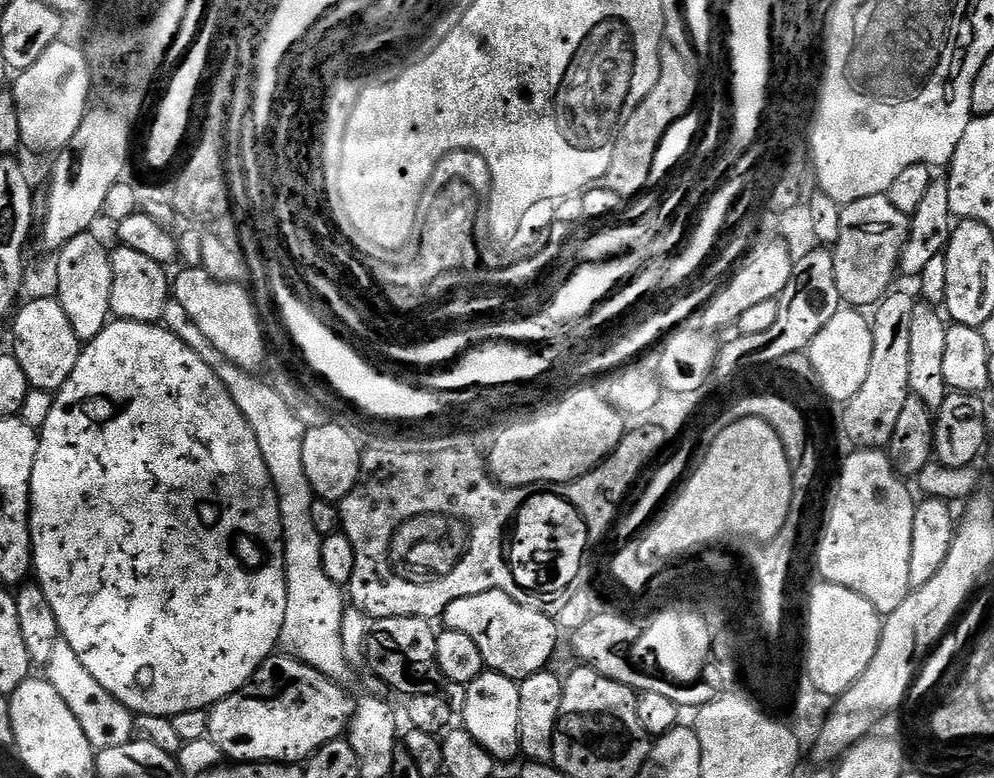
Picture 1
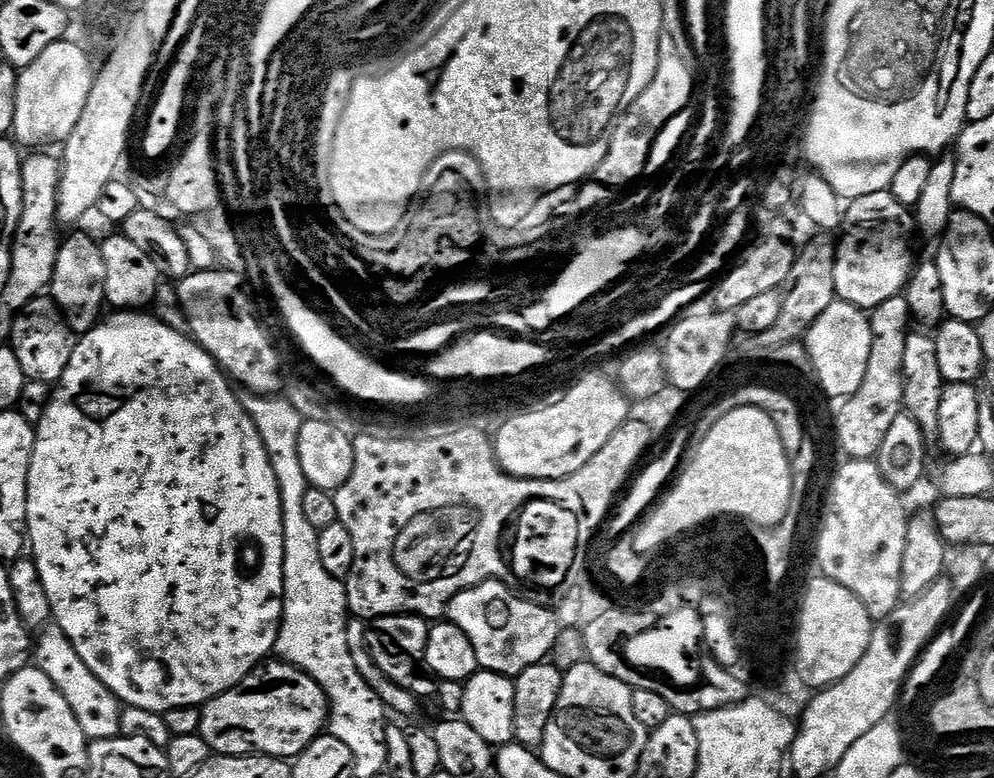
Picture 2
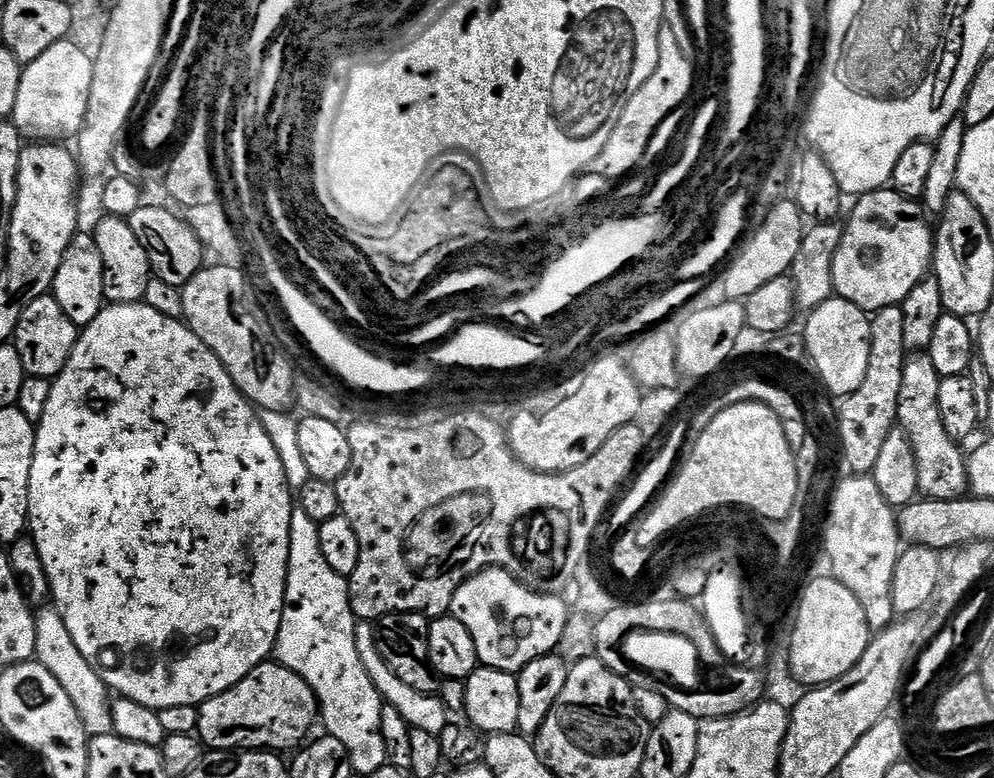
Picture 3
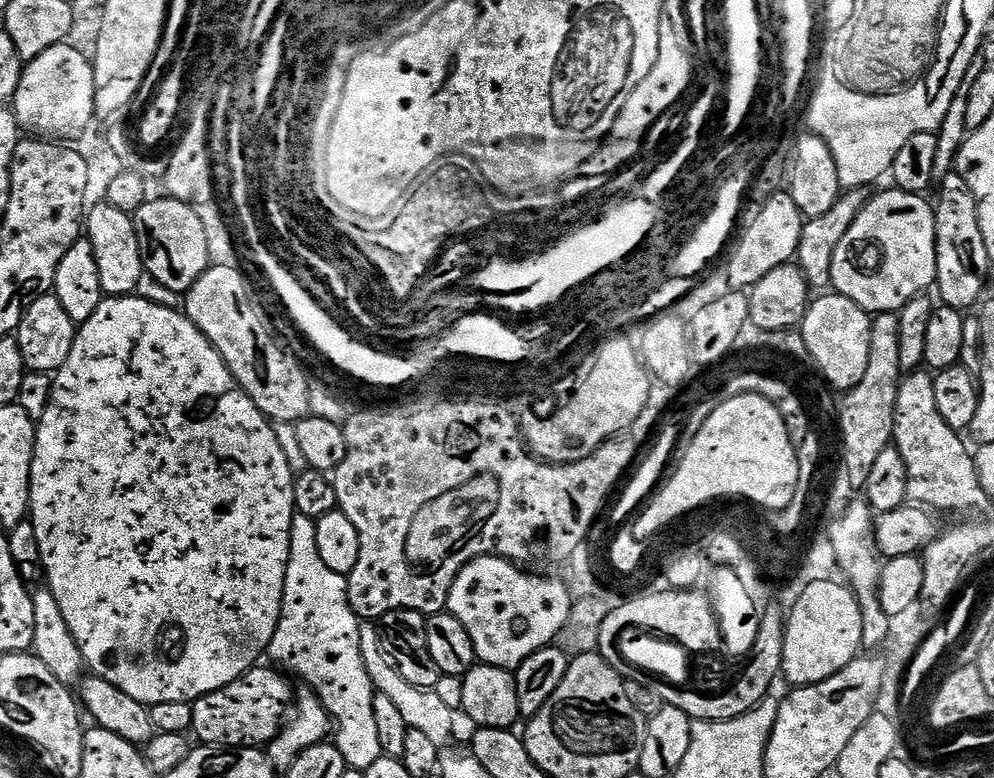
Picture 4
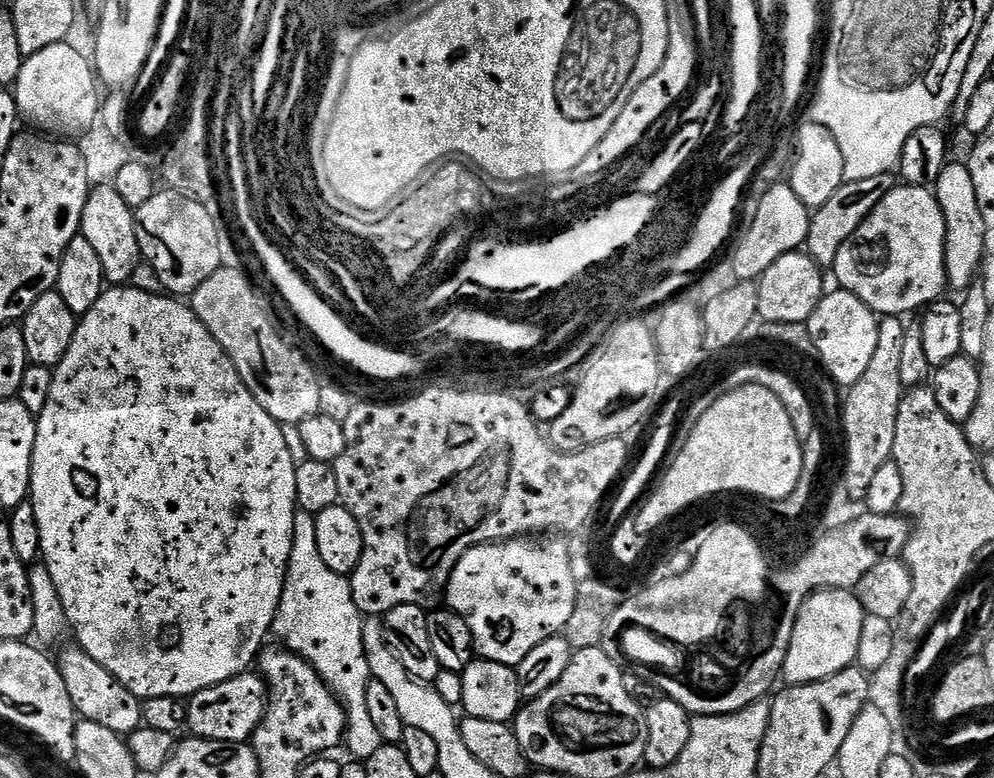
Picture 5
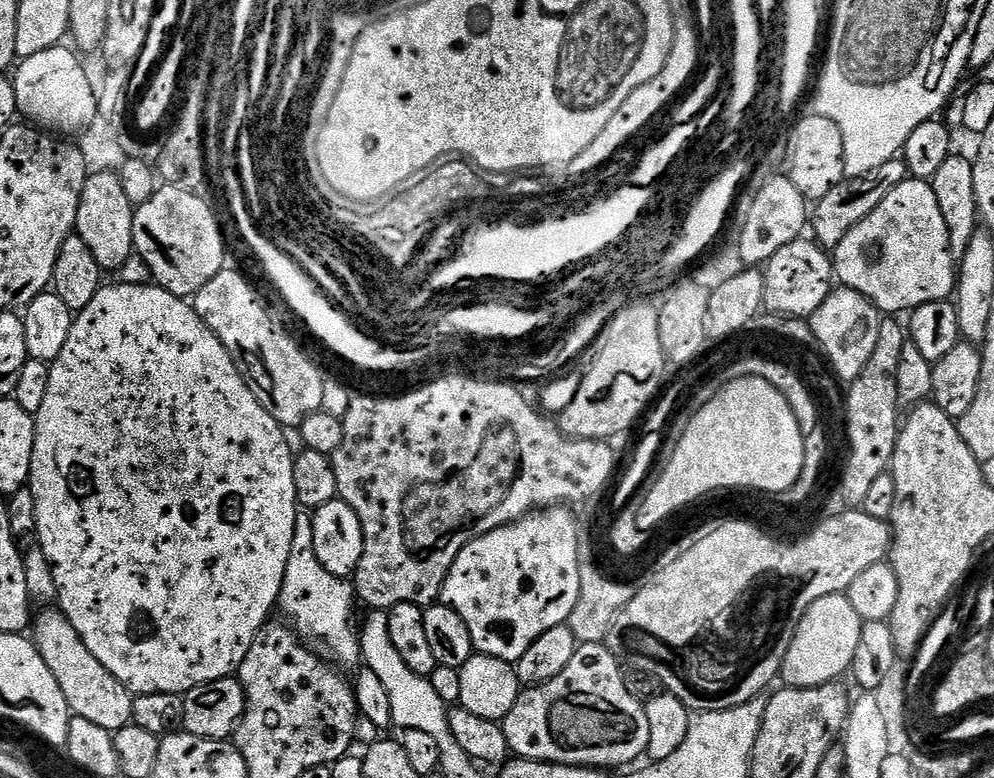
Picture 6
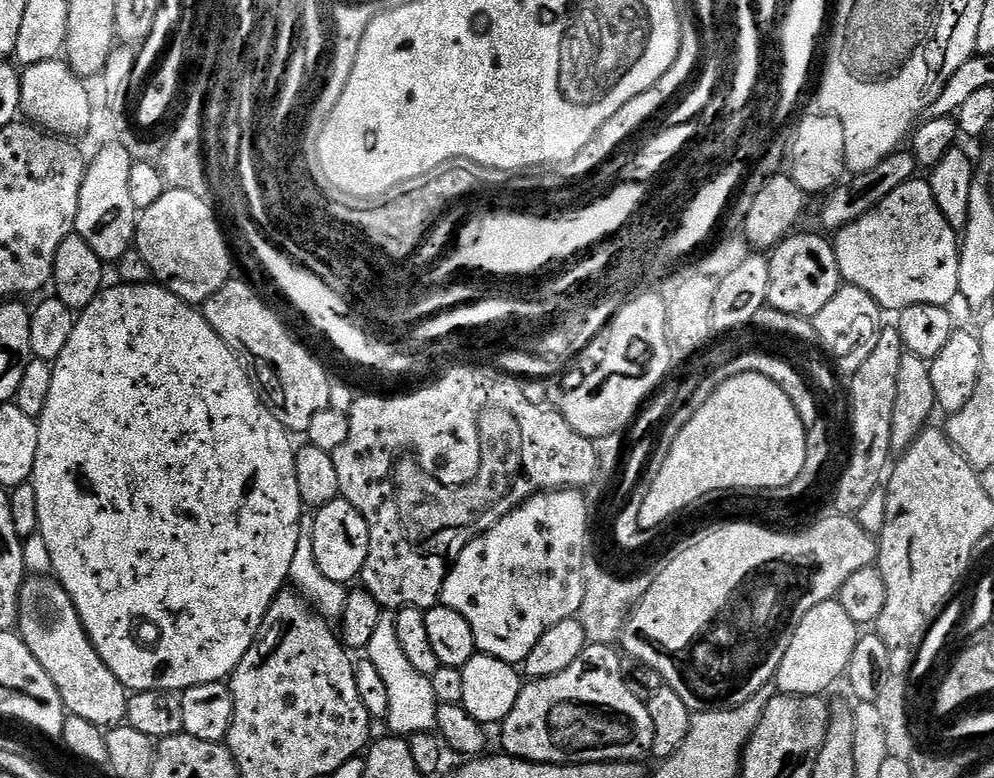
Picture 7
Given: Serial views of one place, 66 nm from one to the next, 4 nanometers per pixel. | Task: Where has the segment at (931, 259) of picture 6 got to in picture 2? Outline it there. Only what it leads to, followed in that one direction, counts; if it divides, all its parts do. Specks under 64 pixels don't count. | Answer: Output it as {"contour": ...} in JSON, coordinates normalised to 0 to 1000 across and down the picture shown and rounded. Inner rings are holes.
{"contour":[[[896,246],[871,249],[871,254],[856,258],[849,275],[841,320],[839,368],[842,382],[861,396],[876,398],[906,379],[920,343],[918,298],[920,301],[920,278],[914,263],[903,260]]]}

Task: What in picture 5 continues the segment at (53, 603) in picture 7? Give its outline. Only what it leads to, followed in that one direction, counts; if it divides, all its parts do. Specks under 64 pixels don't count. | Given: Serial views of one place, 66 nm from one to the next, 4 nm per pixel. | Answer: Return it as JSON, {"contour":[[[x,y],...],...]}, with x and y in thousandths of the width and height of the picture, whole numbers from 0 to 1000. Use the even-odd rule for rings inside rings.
{"contour":[[[73,830],[66,834],[58,843],[58,852],[62,877],[66,877],[66,892],[70,892],[70,902],[84,924],[99,928],[99,933],[107,933],[107,938],[115,938],[123,947],[128,947],[130,941],[142,934],[145,924],[142,900],[131,892],[131,887],[127,887],[127,882],[123,882],[123,877],[119,877],[111,861],[95,851],[95,846],[91,846],[84,833]]]}

